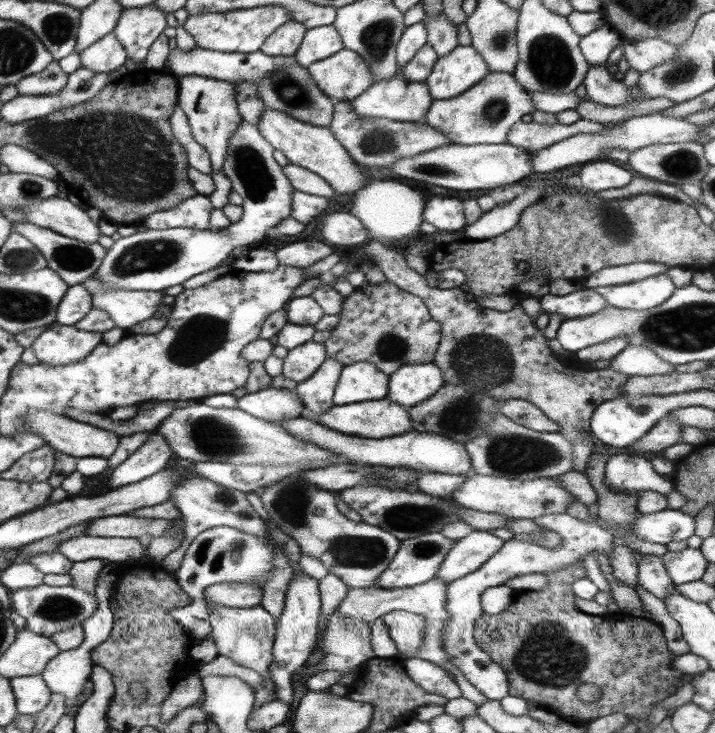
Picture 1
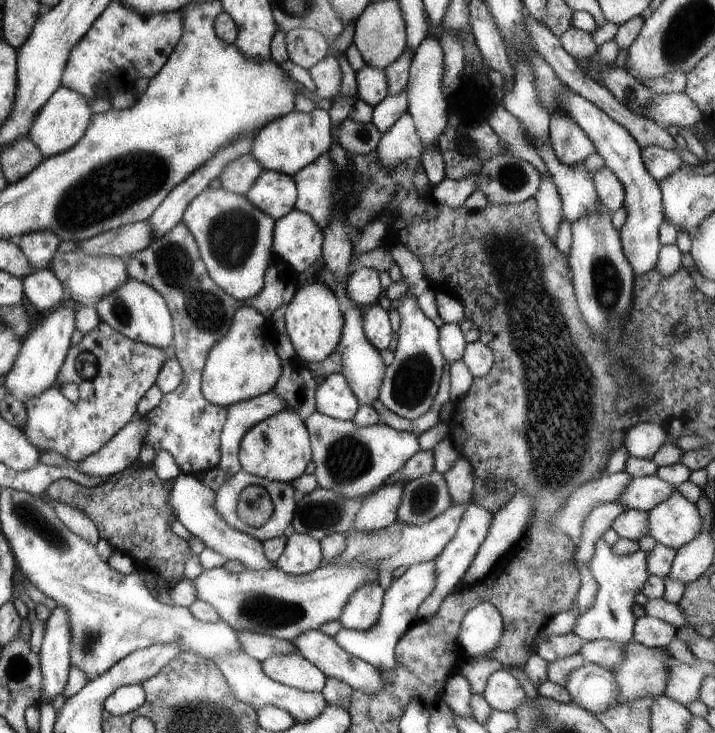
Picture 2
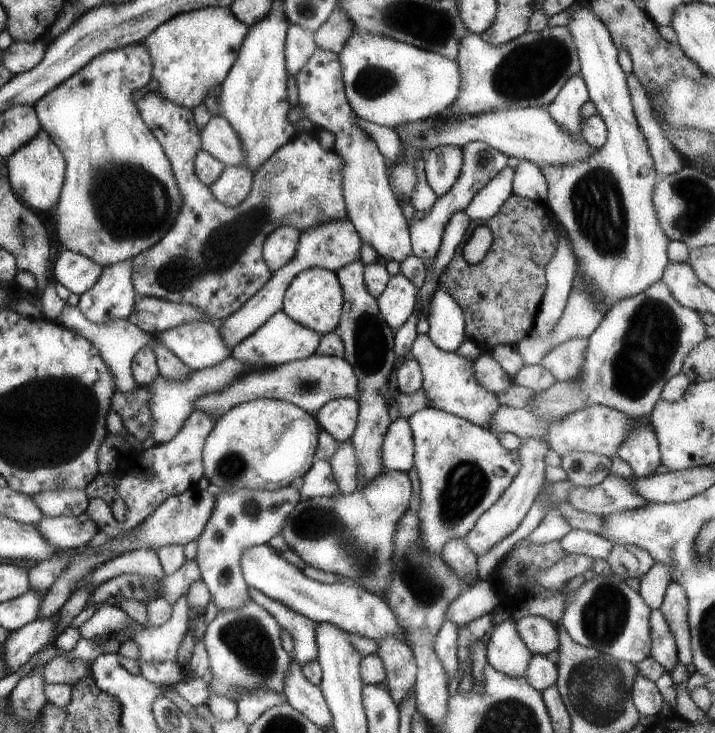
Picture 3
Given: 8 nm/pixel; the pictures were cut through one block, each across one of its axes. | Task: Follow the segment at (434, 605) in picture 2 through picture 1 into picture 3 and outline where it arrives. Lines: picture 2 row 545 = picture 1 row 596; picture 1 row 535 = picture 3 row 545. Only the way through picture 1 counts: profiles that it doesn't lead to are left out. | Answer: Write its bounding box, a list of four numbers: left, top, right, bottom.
[558,529,613,560]

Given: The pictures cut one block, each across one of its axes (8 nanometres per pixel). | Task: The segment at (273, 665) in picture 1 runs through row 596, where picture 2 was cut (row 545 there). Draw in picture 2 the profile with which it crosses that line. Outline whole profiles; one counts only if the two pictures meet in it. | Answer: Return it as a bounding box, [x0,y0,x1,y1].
[274,530,320,575]

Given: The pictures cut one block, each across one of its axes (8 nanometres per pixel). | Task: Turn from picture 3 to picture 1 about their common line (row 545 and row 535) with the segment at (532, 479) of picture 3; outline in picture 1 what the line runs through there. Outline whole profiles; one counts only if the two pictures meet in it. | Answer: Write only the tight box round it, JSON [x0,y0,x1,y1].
[435,530,503,584]

